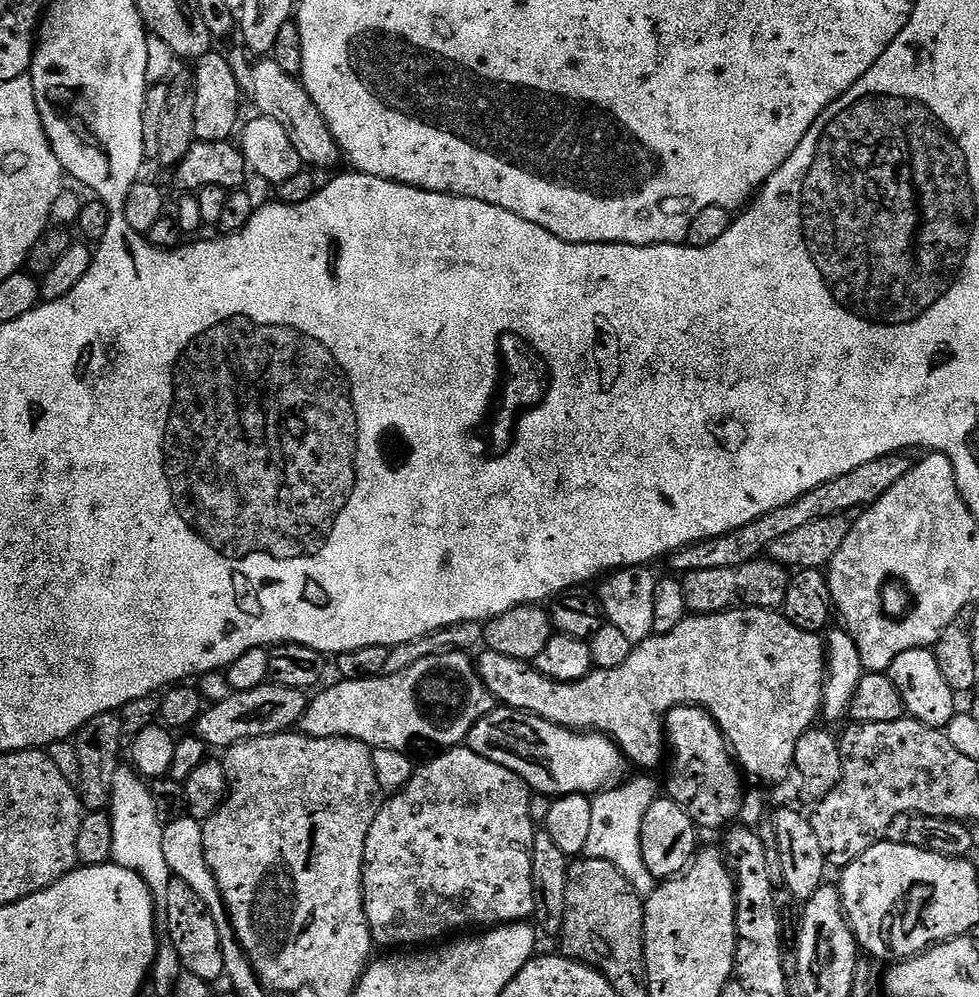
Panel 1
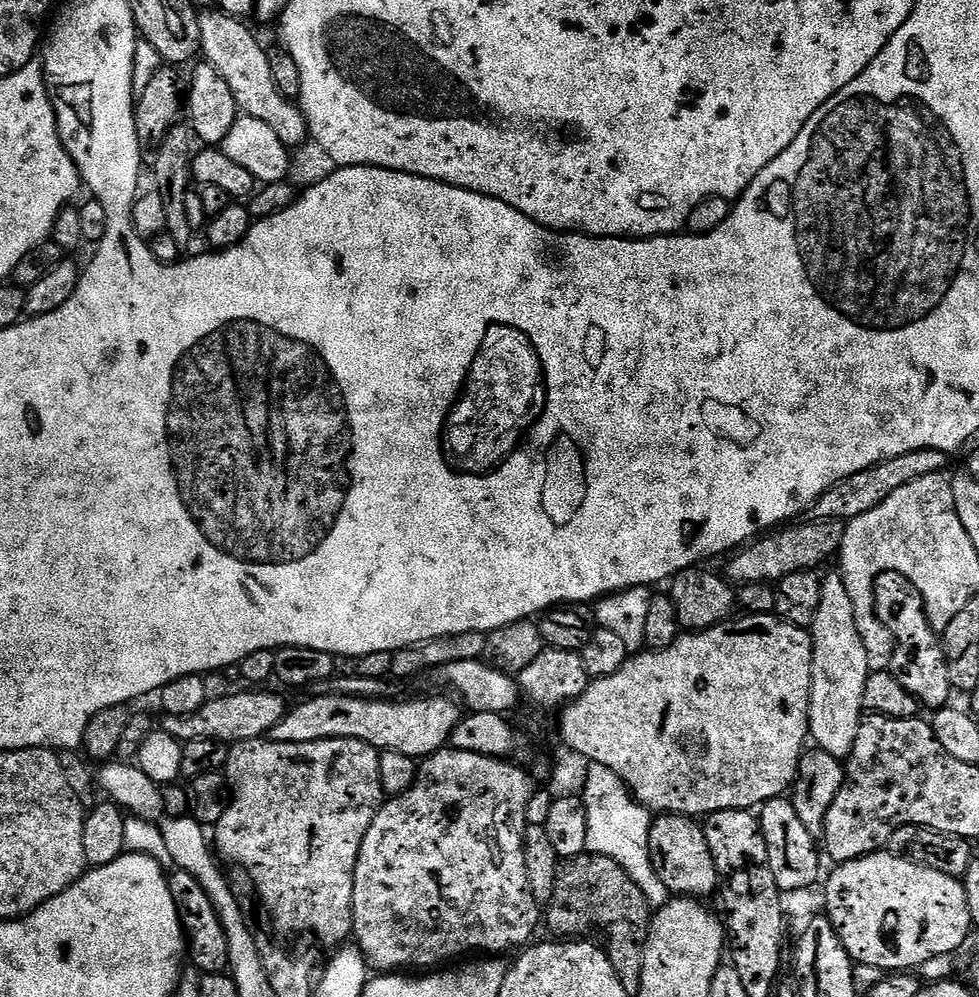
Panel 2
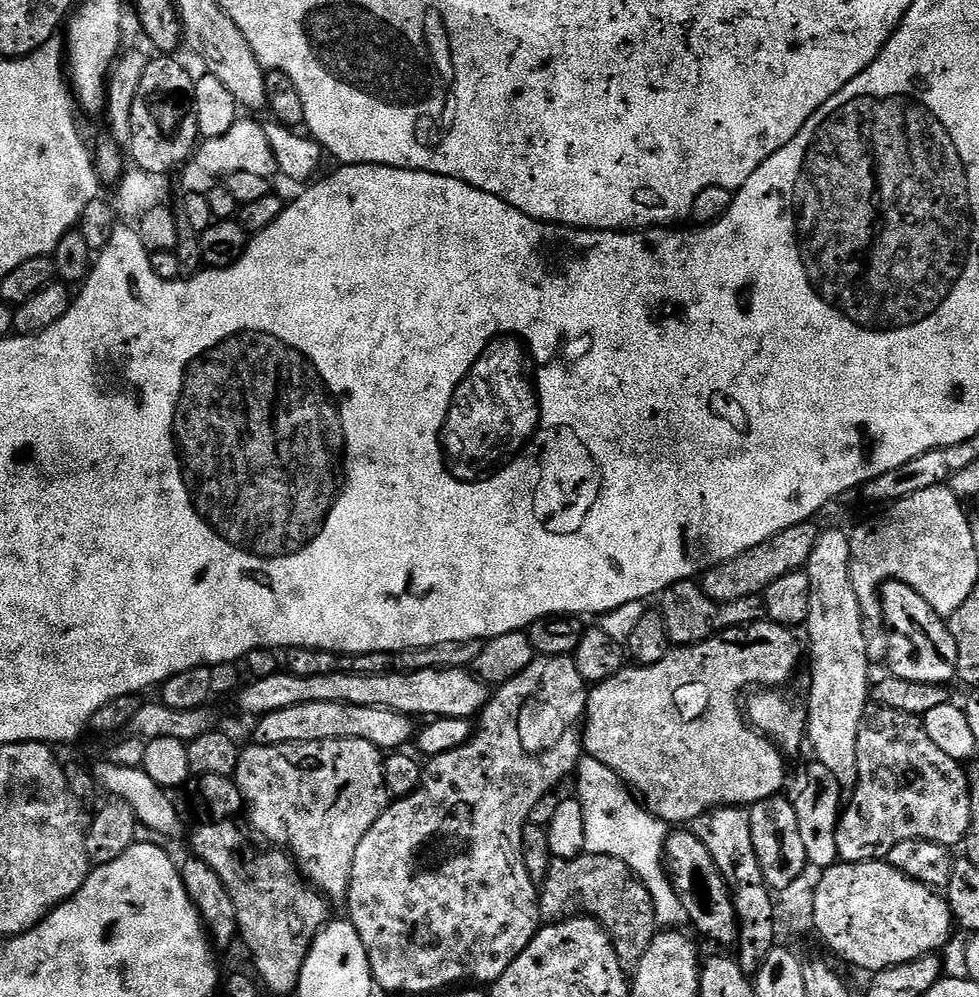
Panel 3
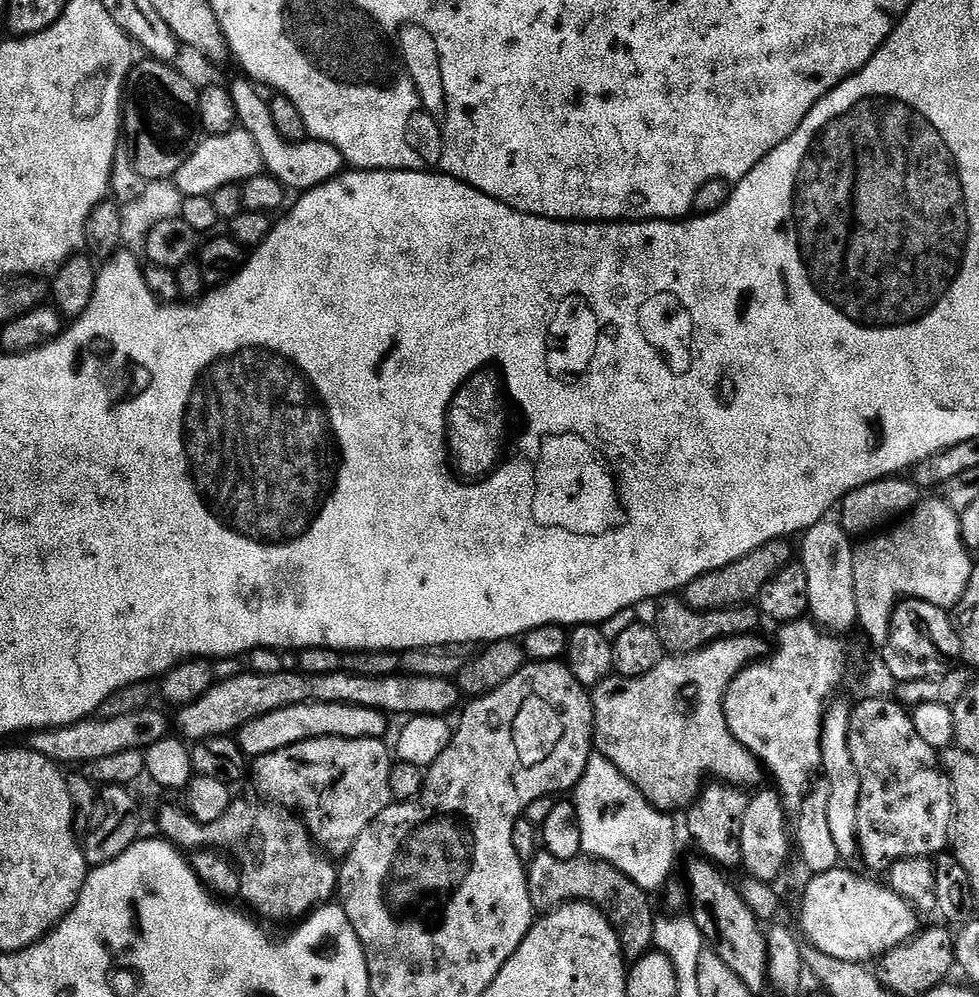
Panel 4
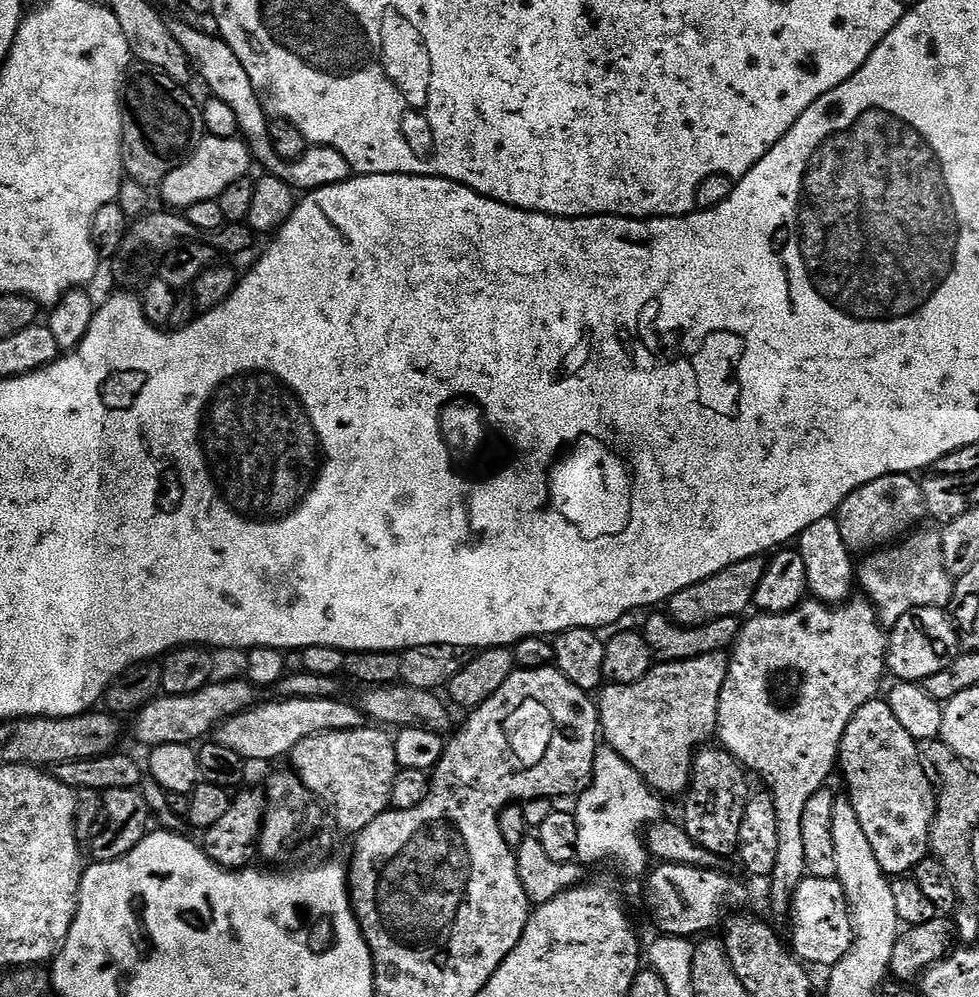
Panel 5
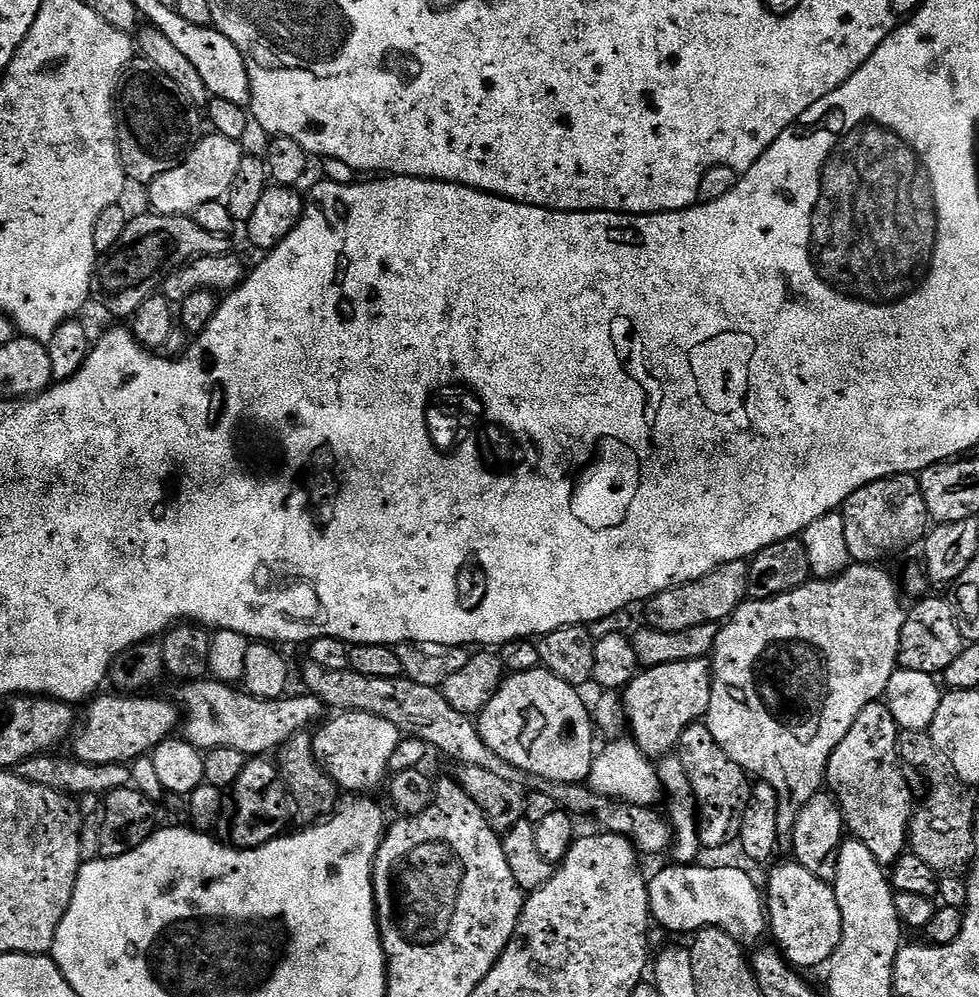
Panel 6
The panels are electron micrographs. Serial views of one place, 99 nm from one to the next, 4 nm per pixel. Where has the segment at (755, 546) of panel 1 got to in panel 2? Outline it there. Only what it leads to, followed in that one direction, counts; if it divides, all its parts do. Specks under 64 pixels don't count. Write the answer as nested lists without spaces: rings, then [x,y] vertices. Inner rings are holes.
[[[923,448],[922,450],[910,450],[906,454],[898,454],[866,470],[858,470],[858,474],[850,474],[850,478],[838,482],[817,498],[810,509],[811,519],[847,522],[858,518],[866,514],[866,510],[874,510],[874,506],[886,502],[886,498],[890,498],[890,494],[894,494],[894,490],[899,490],[901,486],[907,486],[918,478],[926,478],[926,474],[943,473],[948,460],[950,460],[949,453],[933,448]]]

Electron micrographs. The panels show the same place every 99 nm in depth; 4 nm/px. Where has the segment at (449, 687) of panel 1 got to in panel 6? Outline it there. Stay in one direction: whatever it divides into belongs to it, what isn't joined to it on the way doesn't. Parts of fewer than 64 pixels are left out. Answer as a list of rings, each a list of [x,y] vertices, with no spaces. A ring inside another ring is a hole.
[[[211,678],[184,682],[177,688],[180,689],[175,699],[182,709],[182,732],[186,739],[201,750],[233,747],[247,758],[275,753],[294,734],[311,729],[311,724],[315,725],[326,712],[324,703],[311,694],[259,700],[247,690]]]

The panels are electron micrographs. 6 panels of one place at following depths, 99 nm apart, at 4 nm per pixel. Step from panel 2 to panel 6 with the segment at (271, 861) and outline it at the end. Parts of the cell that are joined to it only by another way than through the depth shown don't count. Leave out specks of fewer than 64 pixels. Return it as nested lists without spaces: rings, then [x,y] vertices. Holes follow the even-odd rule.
[[[342,712],[331,718],[333,720],[325,719],[319,725],[321,728],[317,733],[315,731],[312,739],[317,760],[330,774],[337,789],[356,792],[352,794],[372,794],[383,782],[384,775],[385,780],[389,775],[390,758],[402,739],[398,726],[365,712]]]

